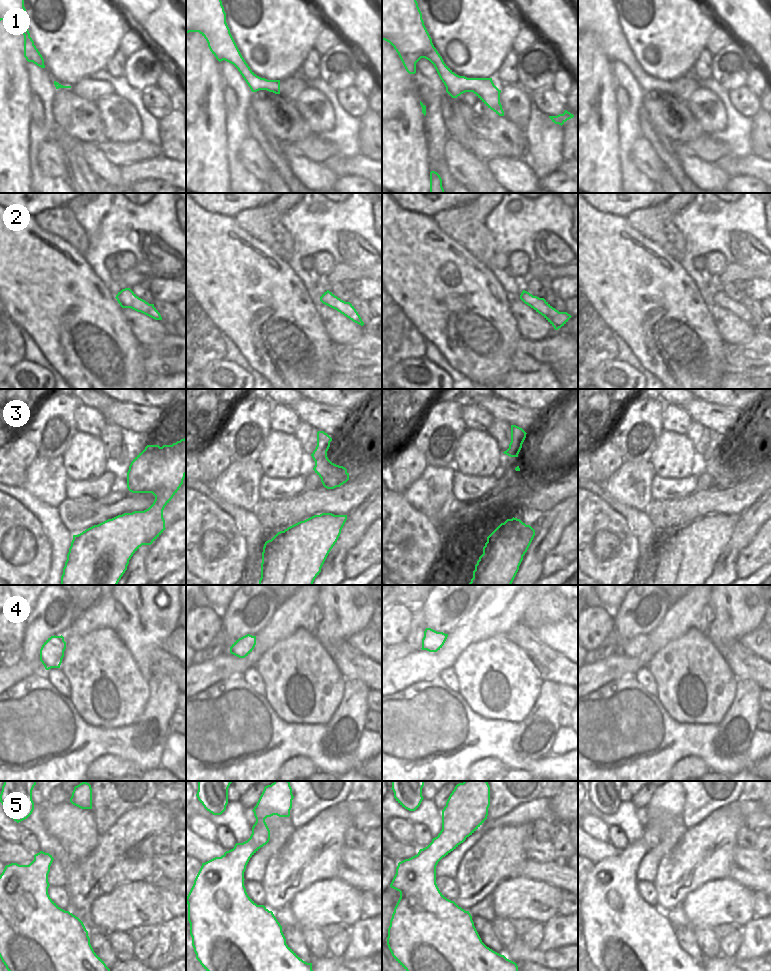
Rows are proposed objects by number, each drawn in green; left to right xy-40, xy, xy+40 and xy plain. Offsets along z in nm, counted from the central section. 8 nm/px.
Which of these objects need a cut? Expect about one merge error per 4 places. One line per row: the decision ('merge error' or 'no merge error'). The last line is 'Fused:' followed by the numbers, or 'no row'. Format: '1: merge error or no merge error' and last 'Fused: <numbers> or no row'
1: no merge error
2: no merge error
3: merge error
4: no merge error
5: no merge error
Fused: 3

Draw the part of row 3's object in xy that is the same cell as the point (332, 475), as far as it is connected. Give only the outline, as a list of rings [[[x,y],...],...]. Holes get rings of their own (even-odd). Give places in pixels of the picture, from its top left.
[[[327,456],[317,459],[313,470],[327,489],[340,487],[349,480],[347,469],[332,463]]]

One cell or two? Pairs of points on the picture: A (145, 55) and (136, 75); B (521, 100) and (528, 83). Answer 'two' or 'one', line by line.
A: one
B: two

